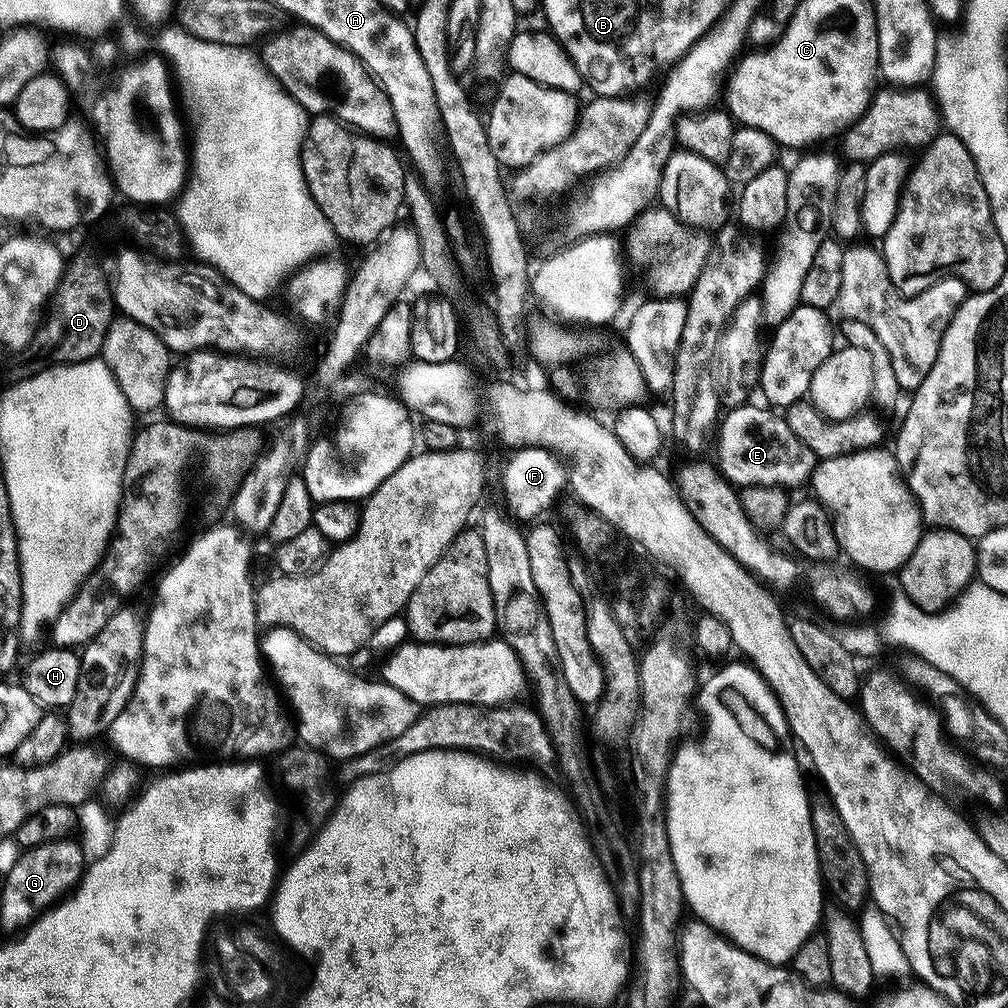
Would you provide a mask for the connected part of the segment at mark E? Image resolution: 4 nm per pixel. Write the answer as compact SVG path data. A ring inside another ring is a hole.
M739 404L723 413L718 424L720 441L716 444L716 467L729 484L740 488L749 488L751 484L779 486L785 490L800 488L803 484L805 487L811 481L818 457L810 446L802 446L779 411L760 404Z

